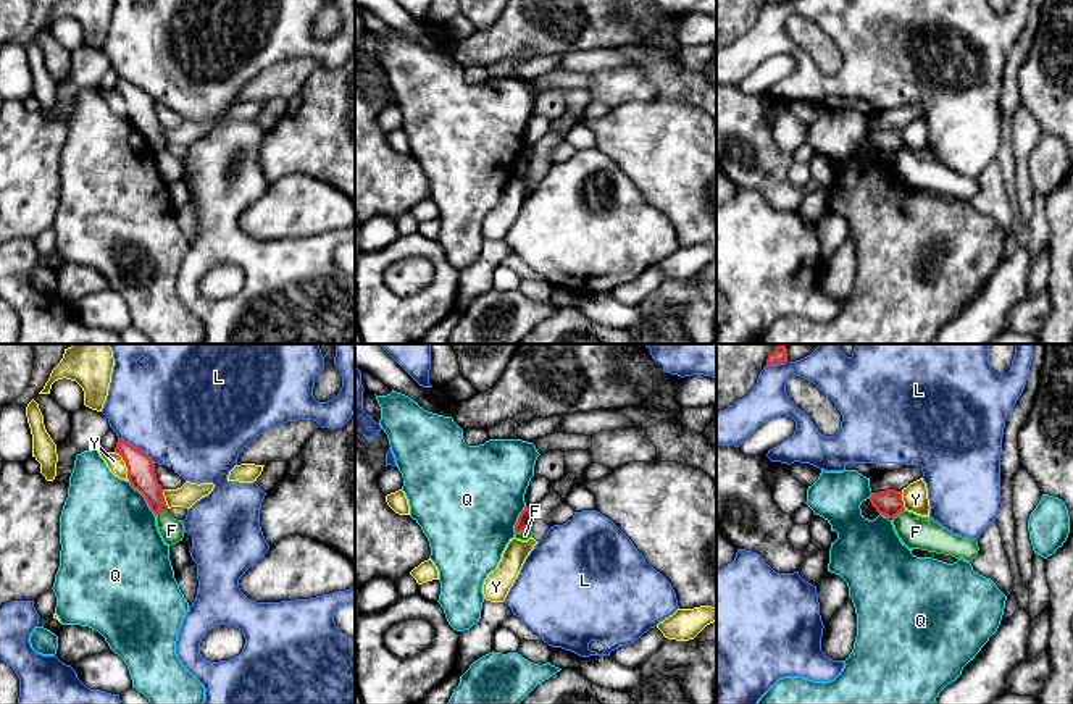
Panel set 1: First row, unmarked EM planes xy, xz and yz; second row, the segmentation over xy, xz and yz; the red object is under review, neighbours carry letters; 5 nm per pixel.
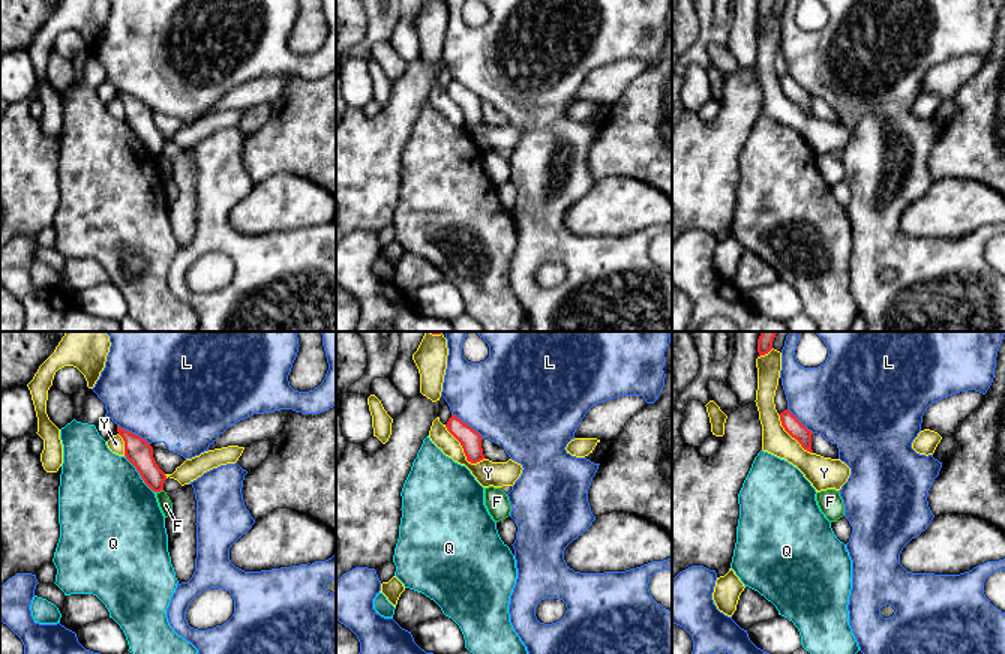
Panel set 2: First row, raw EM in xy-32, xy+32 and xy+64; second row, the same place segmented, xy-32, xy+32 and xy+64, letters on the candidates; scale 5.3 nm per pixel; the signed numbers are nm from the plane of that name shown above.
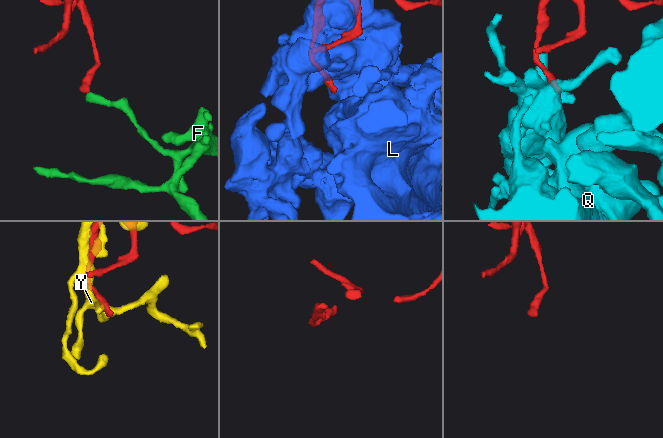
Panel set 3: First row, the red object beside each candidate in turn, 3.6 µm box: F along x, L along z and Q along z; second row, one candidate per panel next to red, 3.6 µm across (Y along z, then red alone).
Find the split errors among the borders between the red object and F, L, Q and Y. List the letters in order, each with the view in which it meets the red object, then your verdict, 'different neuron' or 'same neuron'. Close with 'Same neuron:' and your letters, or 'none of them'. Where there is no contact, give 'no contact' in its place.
F: xy | different neuron
L: xy | different neuron
Q: xy | different neuron
Y: xy | different neuron
Same neuron: none of them

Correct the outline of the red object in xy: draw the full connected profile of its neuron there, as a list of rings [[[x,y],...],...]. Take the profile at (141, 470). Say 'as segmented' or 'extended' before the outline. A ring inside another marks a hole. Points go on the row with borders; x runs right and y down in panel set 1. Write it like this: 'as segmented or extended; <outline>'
as segmented; [[[118,439],[115,452],[126,462],[131,486],[145,497],[150,510],[155,515],[166,512],[165,489],[157,480],[153,460],[123,439]]]

